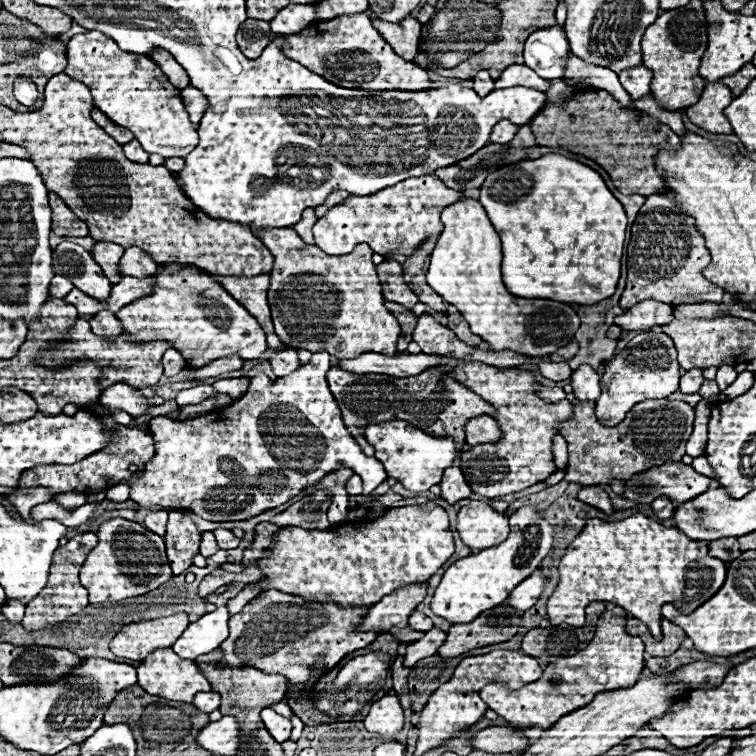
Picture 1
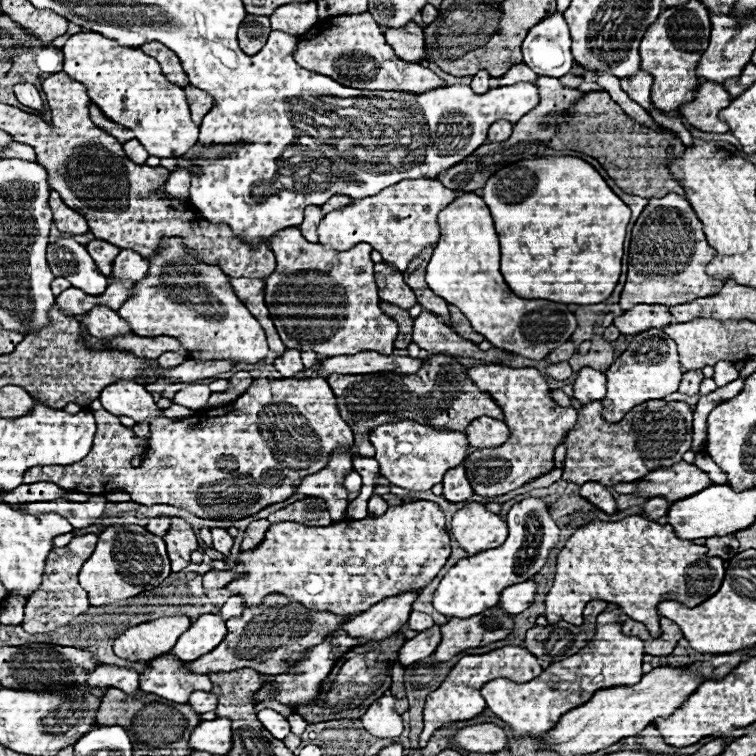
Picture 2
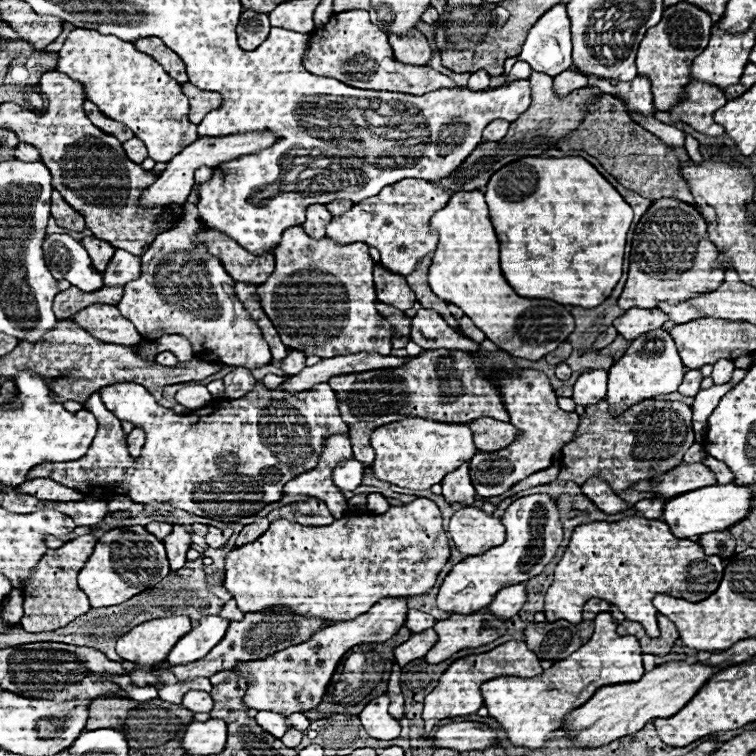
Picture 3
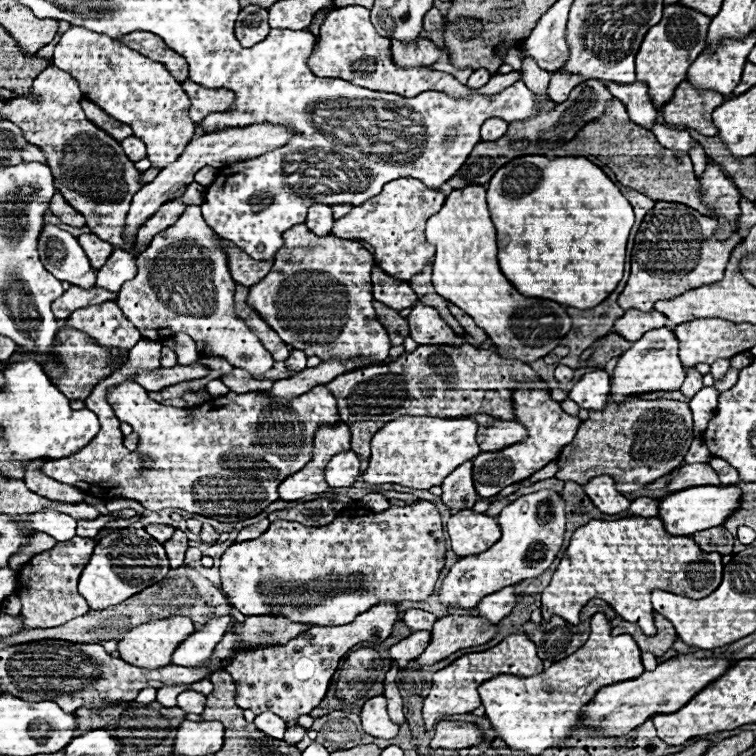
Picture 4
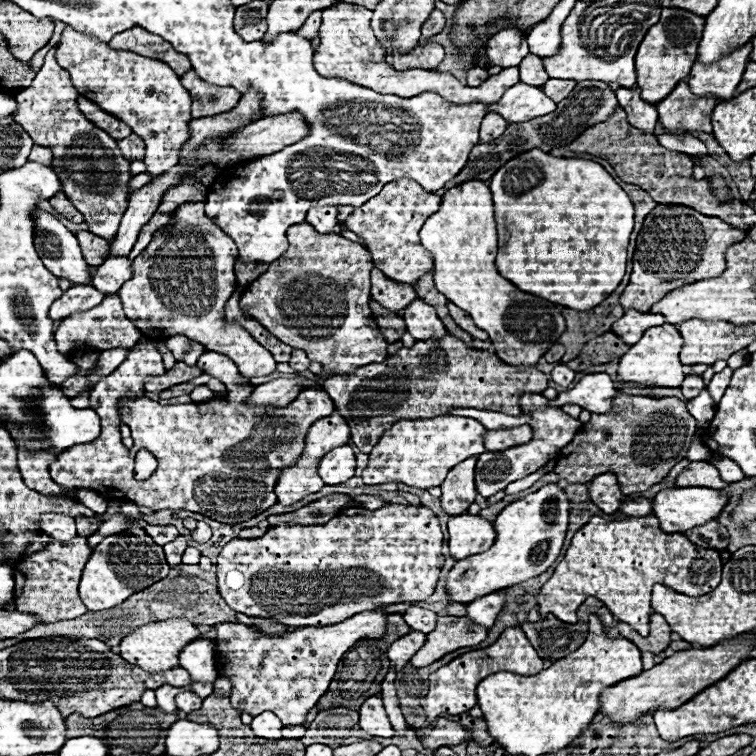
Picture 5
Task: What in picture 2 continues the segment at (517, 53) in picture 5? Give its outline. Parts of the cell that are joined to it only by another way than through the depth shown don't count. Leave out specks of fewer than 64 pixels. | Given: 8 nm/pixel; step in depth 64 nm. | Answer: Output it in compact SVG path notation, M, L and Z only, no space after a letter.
M514 64L504 76L499 78L498 87L510 86L518 82L536 82L538 80L538 74L534 74L528 66L524 64Z

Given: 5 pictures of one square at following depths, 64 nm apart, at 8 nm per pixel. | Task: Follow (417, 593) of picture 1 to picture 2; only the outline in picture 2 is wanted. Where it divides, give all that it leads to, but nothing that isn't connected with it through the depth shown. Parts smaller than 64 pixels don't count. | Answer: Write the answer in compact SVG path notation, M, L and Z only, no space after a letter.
M404 592L392 598L384 598L376 606L370 606L364 614L354 616L344 624L344 630L352 634L352 638L364 640L384 640L396 634L412 612L412 604L418 600L418 592Z

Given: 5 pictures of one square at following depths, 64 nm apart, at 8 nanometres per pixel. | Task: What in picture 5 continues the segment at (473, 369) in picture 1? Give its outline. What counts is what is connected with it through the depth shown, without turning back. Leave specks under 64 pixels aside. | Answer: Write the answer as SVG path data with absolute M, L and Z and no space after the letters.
M524 392L520 396L520 410L522 414L530 414L530 426L532 426L532 440L508 450L500 450L500 452L484 452L478 456L476 462L476 488L478 494L484 498L494 496L496 492L504 490L510 482L520 480L536 470L540 470L550 458L554 458L568 442L572 442L574 434L580 430L578 428L578 418L570 418L566 412L562 412L562 408L558 406L550 406L550 400L544 398L542 394L534 394L534 392Z

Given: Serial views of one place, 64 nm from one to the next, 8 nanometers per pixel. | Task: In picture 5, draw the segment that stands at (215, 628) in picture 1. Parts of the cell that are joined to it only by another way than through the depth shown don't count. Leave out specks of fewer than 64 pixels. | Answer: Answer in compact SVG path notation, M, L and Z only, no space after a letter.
M208 630L200 634L194 642L184 646L184 650L178 656L178 662L182 668L186 668L194 682L214 682L218 678L216 662L214 662L214 650L216 650L216 630Z

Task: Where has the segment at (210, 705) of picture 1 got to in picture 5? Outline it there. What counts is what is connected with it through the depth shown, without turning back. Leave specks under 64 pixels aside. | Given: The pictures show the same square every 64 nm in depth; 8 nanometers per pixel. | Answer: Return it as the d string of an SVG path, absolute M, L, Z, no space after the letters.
M182 692L182 694L176 696L176 706L178 706L178 710L190 714L190 712L200 710L200 706L202 706L202 698L196 696L196 694L192 694L192 692Z

